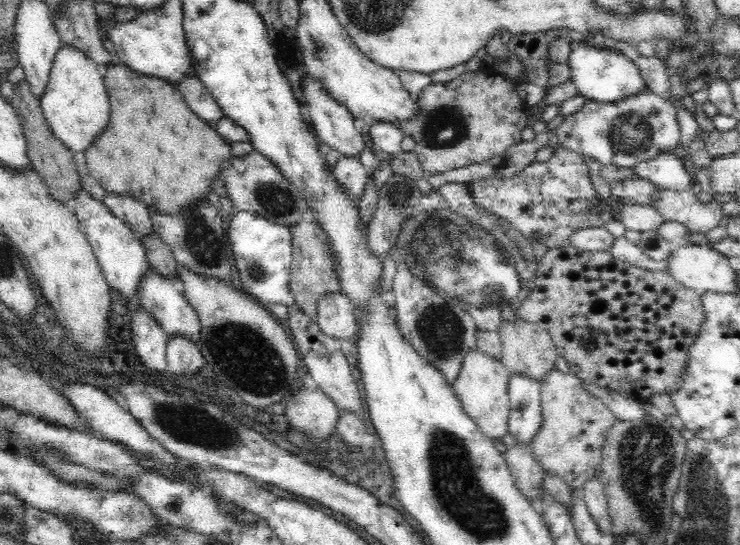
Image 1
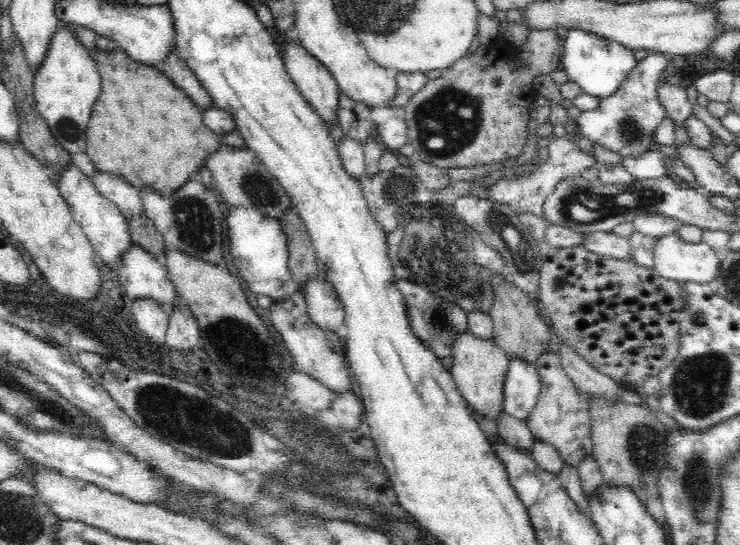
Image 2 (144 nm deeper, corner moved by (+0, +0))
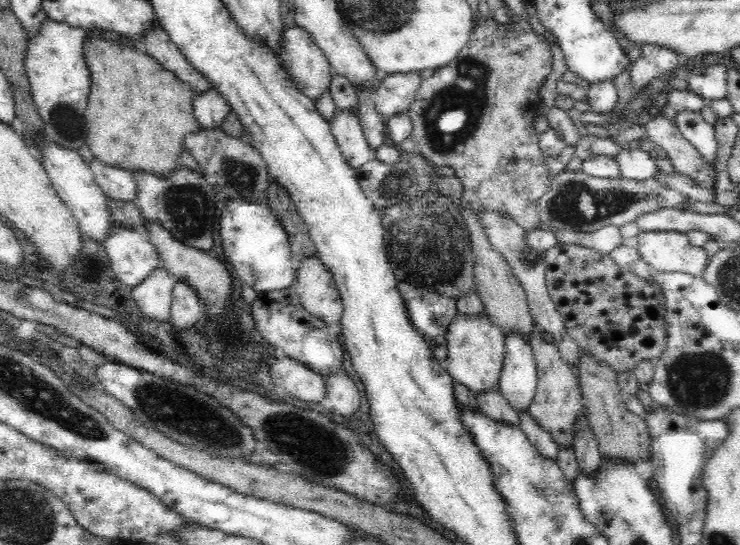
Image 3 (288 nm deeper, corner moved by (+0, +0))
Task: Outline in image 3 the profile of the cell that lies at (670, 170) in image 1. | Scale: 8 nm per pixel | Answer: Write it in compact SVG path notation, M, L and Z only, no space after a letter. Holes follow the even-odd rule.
M640 148L636 150L622 150L616 158L614 158L620 166L620 174L628 180L648 180L658 172L656 166L656 158L650 152L642 152Z

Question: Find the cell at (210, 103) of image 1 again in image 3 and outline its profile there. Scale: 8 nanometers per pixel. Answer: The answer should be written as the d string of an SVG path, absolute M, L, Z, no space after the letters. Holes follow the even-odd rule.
M156 24L148 34L144 34L144 52L150 54L154 60L158 60L164 68L176 74L182 82L186 82L194 94L202 94L210 90L210 82L194 70L194 66L186 60L186 56L180 52L180 48L170 40L170 36Z

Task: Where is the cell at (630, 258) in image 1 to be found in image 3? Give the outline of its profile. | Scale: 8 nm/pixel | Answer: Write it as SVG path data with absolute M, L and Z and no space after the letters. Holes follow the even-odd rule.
M540 222L540 230L552 232L558 244L578 244L582 248L596 250L604 256L610 256L624 242L624 238L620 236L620 228L616 226L604 226L594 232L570 232L570 230L554 230L550 224Z

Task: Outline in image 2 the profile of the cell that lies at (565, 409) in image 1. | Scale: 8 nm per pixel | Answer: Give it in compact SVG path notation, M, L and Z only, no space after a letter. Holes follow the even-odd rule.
M550 350L534 364L542 382L542 392L538 398L536 408L532 410L530 418L526 420L528 428L532 430L532 438L536 442L552 446L564 466L578 466L594 454L594 440L592 440L592 416L590 416L590 394L576 388L576 384L566 376L560 358Z

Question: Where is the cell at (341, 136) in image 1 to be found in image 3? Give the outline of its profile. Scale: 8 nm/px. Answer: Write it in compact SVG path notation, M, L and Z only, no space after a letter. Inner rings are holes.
M298 26L286 28L286 32L282 34L278 58L286 72L294 78L298 90L314 102L318 100L318 96L330 90L332 66L326 60L324 52L310 38L310 34L306 34Z

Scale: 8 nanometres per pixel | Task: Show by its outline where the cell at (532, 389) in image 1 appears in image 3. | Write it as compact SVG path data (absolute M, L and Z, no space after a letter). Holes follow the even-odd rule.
M506 334L506 354L504 354L504 366L502 366L498 390L508 400L512 410L524 412L524 410L528 410L528 406L532 406L536 388L538 388L538 378L540 376L538 376L536 358L534 358L530 340L524 340L522 334Z

